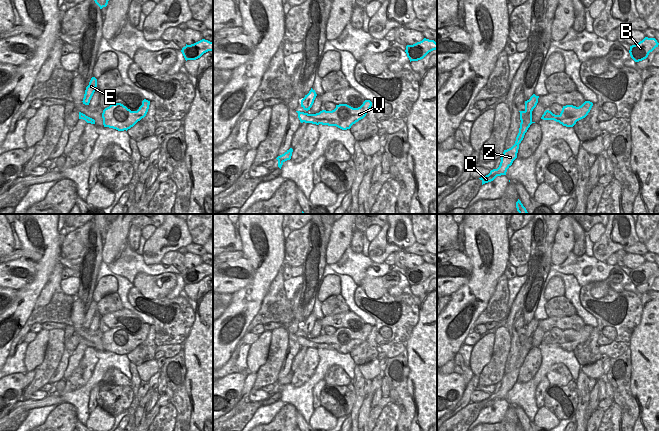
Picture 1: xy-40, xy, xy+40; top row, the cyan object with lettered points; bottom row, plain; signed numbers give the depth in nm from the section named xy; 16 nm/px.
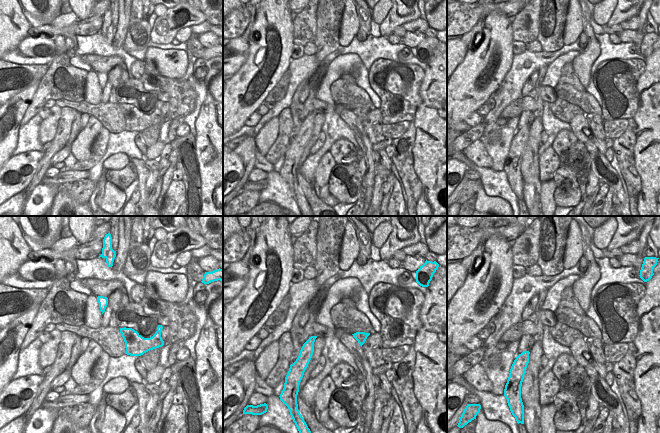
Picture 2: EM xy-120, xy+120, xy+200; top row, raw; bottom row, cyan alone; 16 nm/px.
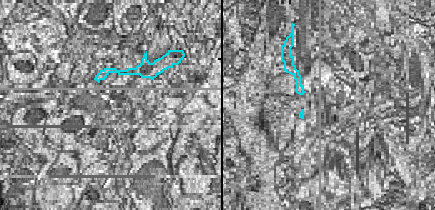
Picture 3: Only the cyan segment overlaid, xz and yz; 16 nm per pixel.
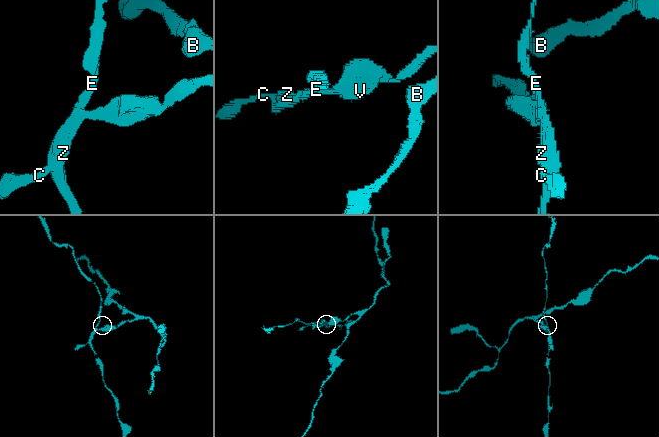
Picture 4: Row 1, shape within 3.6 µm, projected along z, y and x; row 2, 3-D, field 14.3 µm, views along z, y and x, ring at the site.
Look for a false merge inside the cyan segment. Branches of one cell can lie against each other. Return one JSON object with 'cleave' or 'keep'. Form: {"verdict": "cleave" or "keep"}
{"verdict": "cleave"}

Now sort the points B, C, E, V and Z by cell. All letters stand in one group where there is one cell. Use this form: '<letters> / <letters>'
B V / C E Z

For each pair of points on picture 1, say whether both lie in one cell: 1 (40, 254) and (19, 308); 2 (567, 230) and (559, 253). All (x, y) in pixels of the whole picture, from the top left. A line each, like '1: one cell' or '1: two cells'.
1: one cell
2: one cell

